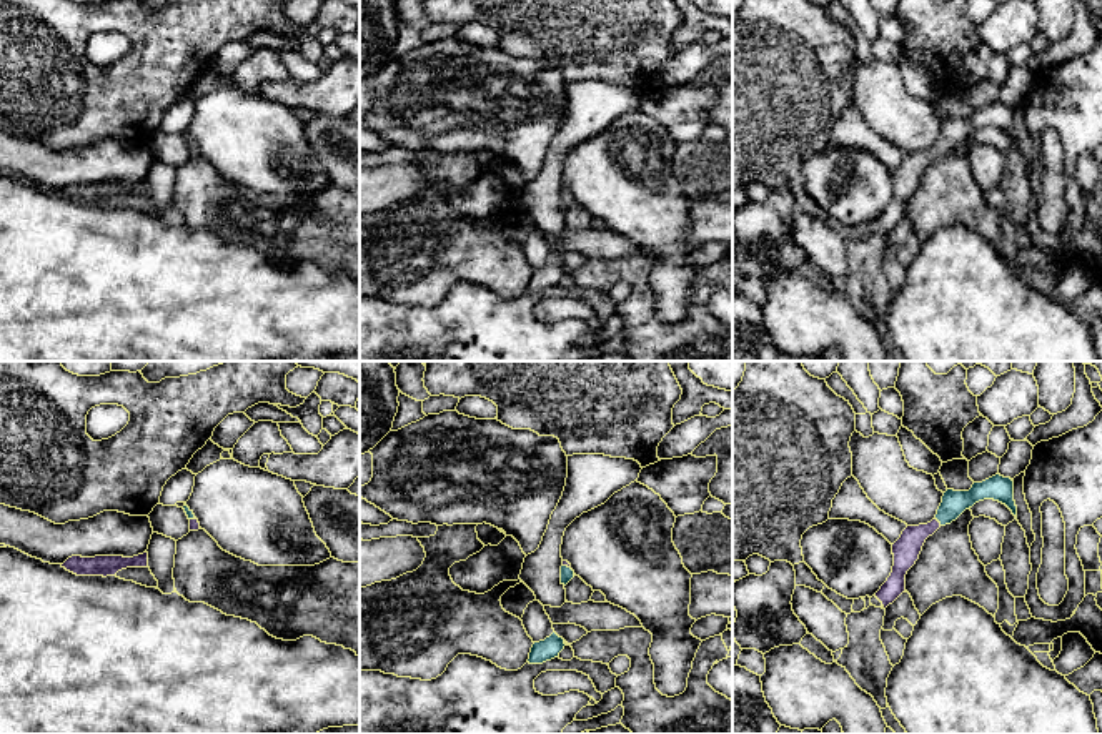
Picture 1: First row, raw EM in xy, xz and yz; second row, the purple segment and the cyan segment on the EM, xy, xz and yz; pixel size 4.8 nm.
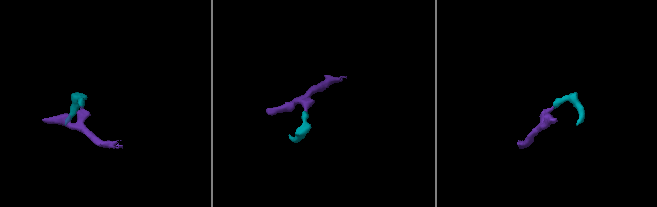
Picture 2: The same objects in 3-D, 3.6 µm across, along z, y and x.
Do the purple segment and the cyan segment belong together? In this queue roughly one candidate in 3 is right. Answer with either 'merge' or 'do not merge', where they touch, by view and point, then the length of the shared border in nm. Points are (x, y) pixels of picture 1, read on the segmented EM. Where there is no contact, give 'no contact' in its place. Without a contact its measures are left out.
merge; contact yz (938, 521); length 50 nm

